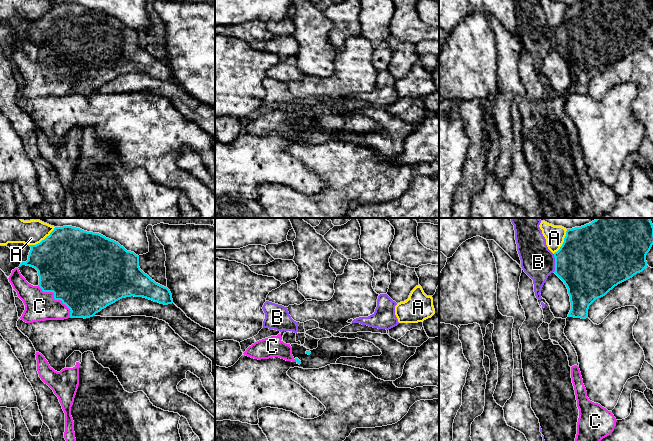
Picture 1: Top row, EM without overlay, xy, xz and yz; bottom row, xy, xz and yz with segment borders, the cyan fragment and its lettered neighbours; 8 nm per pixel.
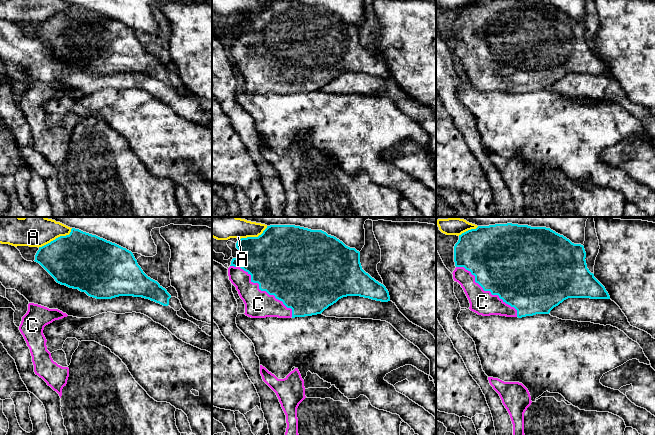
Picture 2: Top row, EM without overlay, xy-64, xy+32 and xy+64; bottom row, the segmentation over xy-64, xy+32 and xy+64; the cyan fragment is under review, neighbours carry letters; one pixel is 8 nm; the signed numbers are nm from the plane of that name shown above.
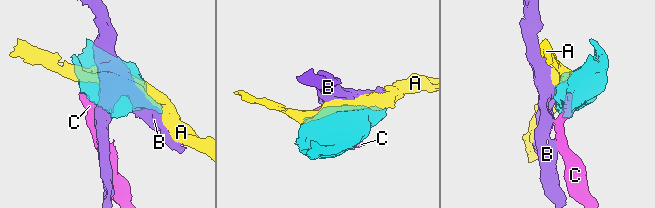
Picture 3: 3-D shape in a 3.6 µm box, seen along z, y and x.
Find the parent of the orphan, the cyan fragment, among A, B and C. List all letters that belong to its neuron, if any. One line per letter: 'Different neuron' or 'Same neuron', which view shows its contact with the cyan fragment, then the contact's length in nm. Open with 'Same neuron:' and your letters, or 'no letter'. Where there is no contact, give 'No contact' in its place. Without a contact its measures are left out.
Same neuron: C
A: Different neuron. Touches cyan in xy. Shared border 260 nm
B: Different neuron. Touches cyan in yz. Shared border 140 nm
C: Same neuron. Touches cyan in xy. Shared border 380 nm

